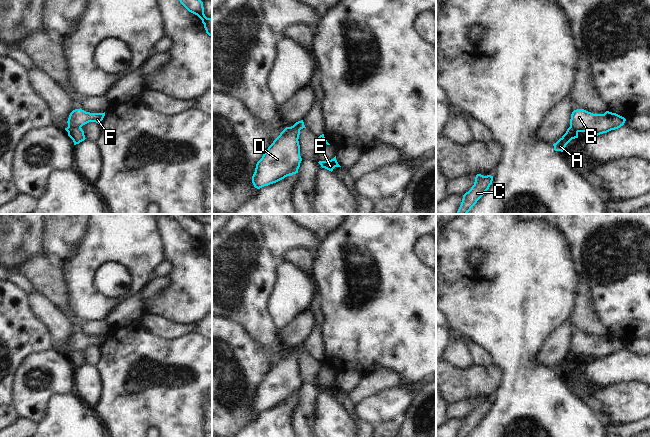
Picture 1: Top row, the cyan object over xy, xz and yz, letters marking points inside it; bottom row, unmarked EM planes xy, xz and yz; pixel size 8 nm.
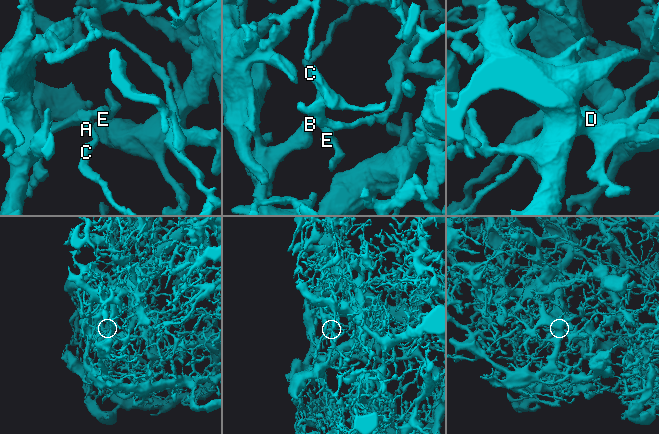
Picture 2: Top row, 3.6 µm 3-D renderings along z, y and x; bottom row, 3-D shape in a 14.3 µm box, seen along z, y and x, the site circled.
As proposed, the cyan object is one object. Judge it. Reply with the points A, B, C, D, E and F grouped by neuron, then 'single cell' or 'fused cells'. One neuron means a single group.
A C / B D E F; fused cells

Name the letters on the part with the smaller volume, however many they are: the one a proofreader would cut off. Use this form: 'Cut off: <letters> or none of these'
Cut off: A, C

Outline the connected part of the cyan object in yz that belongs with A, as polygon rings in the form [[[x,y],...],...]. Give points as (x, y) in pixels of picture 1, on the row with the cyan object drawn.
[[[570,126],[566,133],[556,143],[553,144],[554,150],[563,152],[566,145],[575,138],[578,138],[578,132]]]

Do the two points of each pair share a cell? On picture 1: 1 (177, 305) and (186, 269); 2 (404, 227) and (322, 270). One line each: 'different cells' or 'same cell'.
1: same cell
2: same cell

